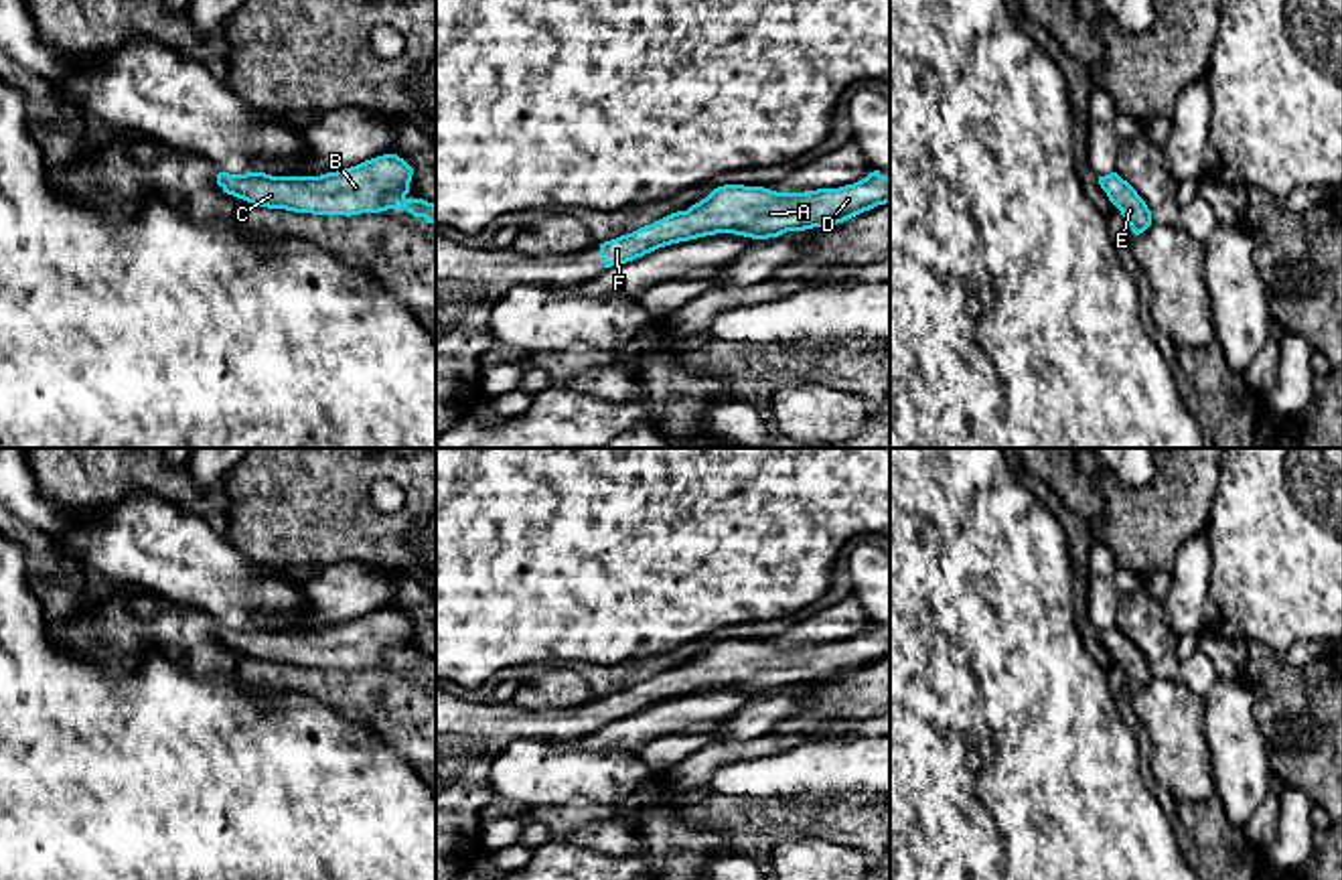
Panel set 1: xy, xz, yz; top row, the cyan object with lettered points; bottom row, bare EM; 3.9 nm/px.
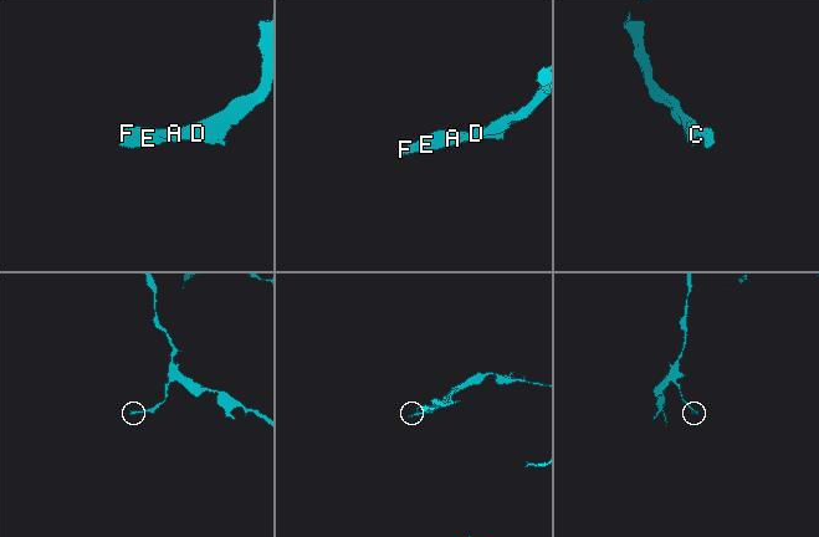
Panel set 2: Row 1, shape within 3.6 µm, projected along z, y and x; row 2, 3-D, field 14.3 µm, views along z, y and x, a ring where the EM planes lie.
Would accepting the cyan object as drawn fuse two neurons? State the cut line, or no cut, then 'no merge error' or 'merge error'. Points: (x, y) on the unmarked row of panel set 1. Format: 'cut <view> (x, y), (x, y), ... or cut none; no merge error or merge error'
cut none; no merge error

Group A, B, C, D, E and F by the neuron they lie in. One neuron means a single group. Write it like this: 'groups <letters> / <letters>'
groups A B C D E F

